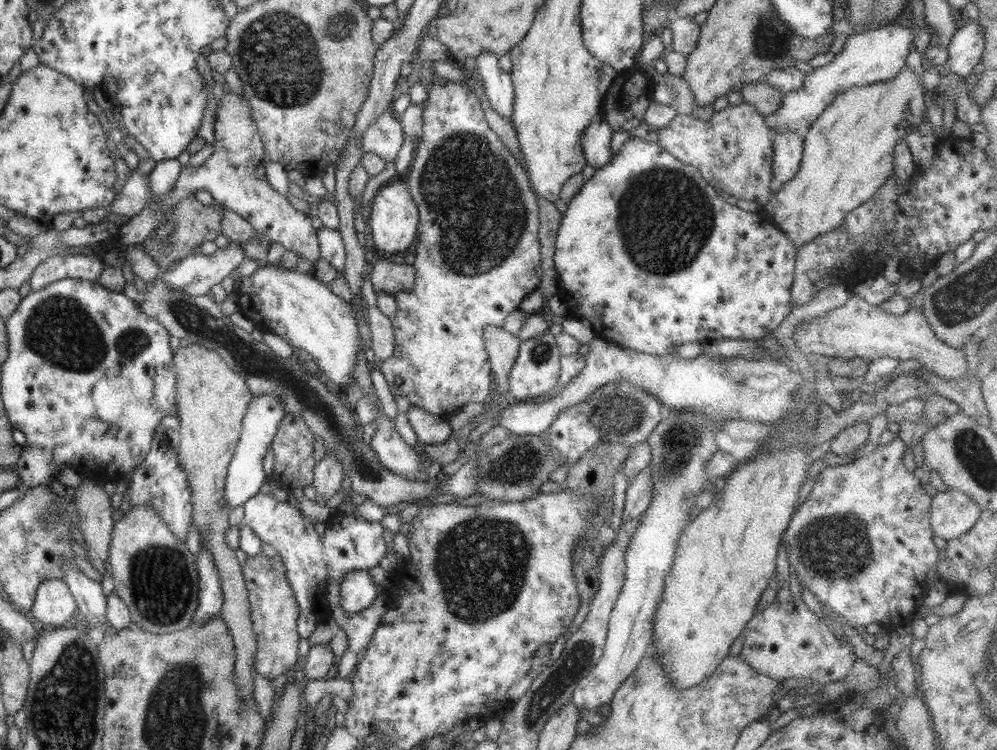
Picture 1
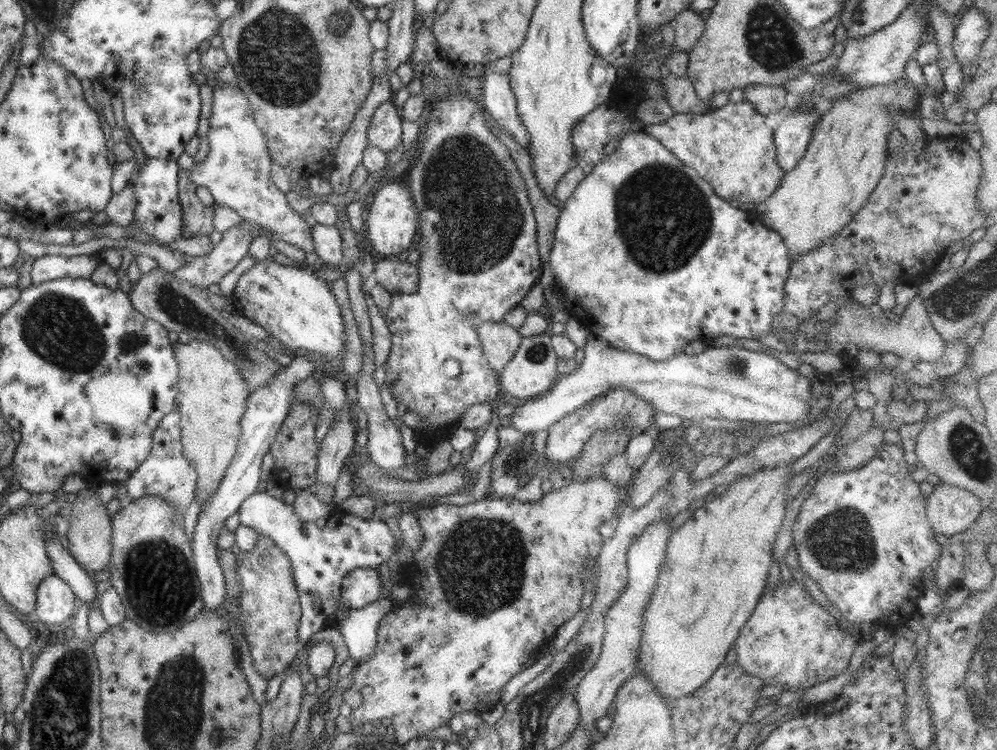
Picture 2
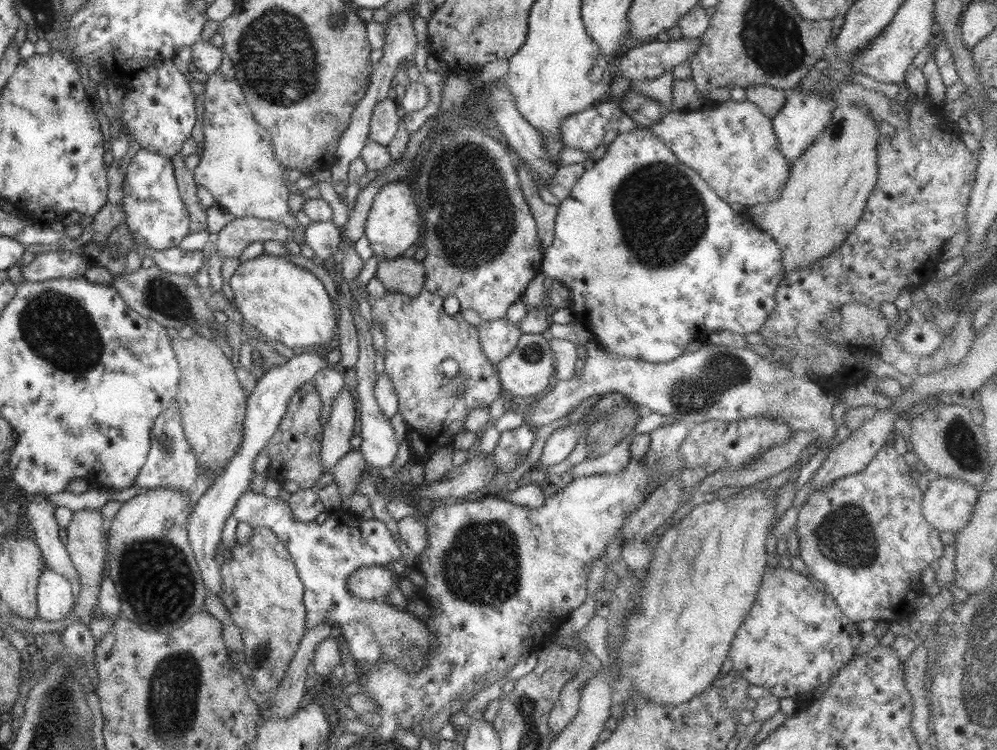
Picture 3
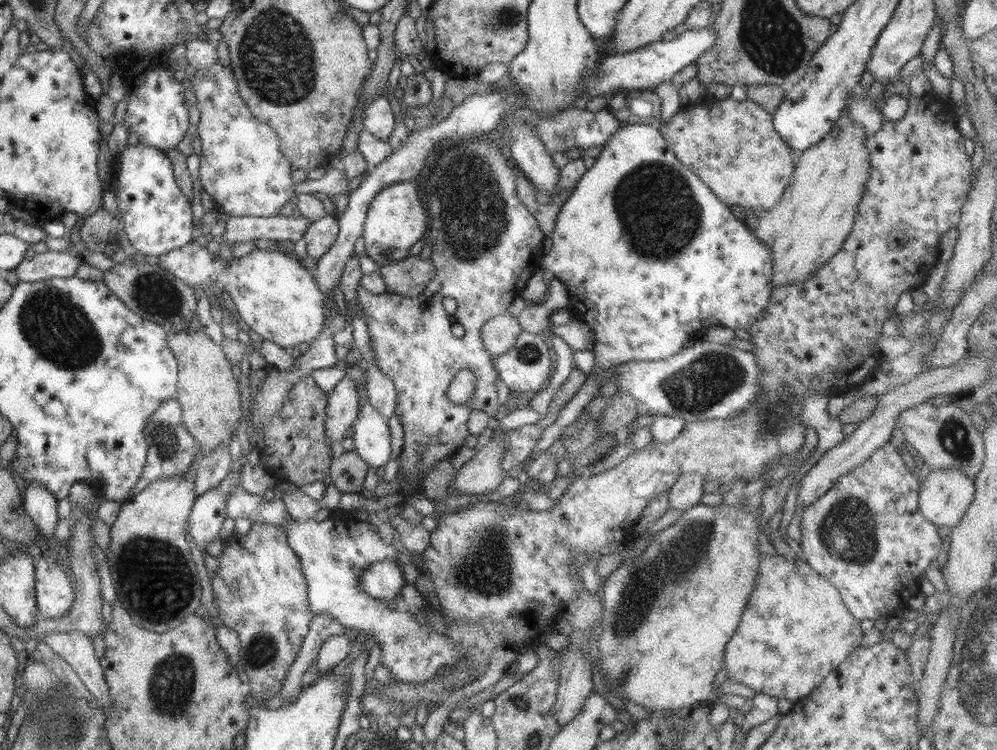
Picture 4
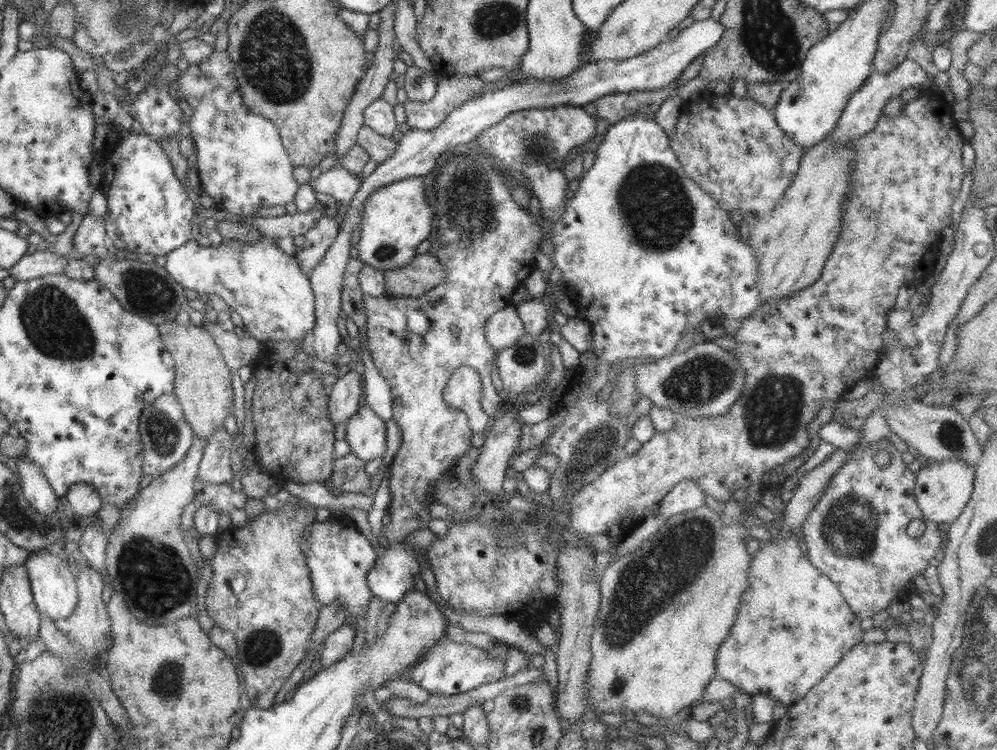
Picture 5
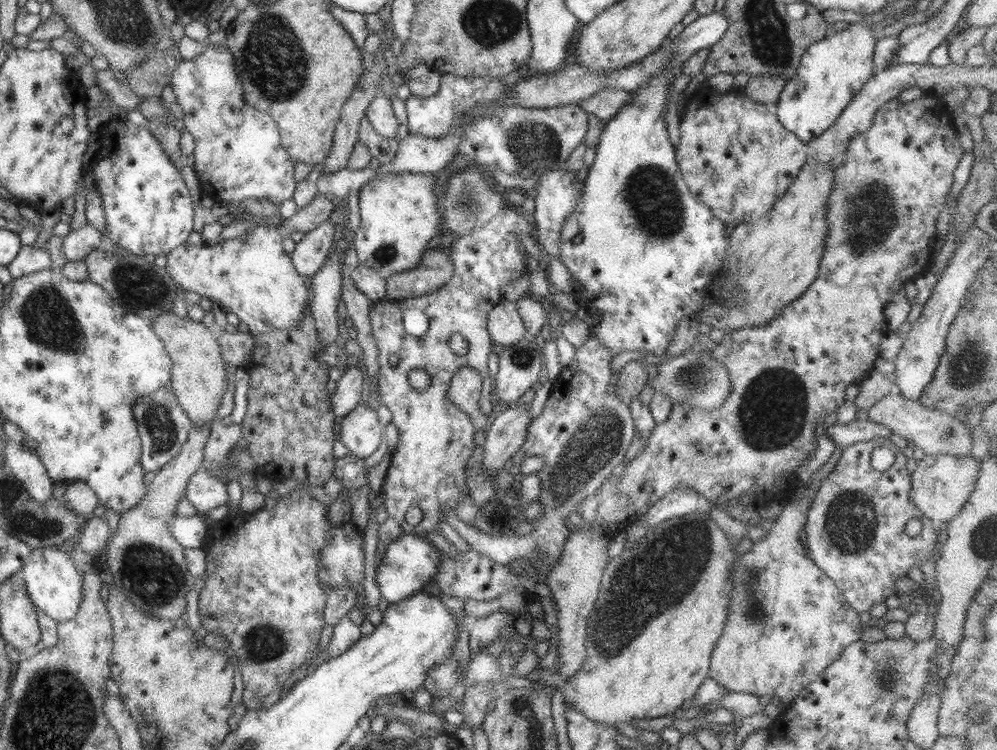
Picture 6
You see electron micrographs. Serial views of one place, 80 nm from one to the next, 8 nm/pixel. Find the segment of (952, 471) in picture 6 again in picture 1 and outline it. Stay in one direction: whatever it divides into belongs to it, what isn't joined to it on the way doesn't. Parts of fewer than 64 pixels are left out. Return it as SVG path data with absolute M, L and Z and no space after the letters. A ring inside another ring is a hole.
M949 487L932 497L930 522L936 537L949 542L966 534L976 524L981 508L962 491Z

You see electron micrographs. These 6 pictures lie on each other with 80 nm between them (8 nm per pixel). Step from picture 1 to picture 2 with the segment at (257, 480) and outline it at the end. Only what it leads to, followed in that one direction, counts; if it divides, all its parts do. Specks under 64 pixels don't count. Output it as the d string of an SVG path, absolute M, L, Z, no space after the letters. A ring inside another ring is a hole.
M304 356L304 358L292 357L289 365L282 367L274 375L274 378L270 379L270 382L256 387L256 391L250 393L248 397L241 421L241 436L236 454L234 454L219 487L211 494L210 500L201 506L196 528L194 528L194 536L192 536L191 550L193 551L195 571L200 581L204 609L215 612L215 608L227 600L226 579L217 552L217 537L220 535L220 529L225 526L224 521L227 518L236 514L242 502L257 492L258 485L261 483L263 458L269 452L270 444L274 442L280 426L290 411L292 406L290 398L292 398L295 386L299 380L312 376L313 370L314 364L308 359L308 356Z

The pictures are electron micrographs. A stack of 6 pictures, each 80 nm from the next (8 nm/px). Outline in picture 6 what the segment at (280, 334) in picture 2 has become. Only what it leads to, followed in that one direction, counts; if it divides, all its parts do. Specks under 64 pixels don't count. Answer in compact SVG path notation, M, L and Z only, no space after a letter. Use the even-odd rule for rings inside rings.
M255 223L255 228L246 236L220 240L217 244L204 242L200 246L185 243L177 246L167 254L165 270L182 290L206 296L223 305L227 312L234 312L240 321L249 326L250 334L259 335L268 328L293 329L297 327L303 312L310 307L310 289L305 285L305 277L296 272L290 255L282 249L284 237L284 233L276 227Z

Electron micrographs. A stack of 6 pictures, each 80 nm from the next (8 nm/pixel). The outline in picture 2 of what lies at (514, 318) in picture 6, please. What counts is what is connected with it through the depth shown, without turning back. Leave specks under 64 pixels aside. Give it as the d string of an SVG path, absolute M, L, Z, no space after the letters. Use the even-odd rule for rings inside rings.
M482 321L477 333L490 366L500 372L513 359L520 346L520 333L502 321Z

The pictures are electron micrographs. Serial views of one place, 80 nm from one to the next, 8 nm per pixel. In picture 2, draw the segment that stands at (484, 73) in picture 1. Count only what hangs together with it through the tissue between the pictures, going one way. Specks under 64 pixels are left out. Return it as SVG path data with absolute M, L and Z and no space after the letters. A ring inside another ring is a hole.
M484 62L484 66L488 70L481 86L485 110L498 126L504 128L520 146L528 150L530 135L518 116L517 100L512 92L509 76L492 71L492 63Z

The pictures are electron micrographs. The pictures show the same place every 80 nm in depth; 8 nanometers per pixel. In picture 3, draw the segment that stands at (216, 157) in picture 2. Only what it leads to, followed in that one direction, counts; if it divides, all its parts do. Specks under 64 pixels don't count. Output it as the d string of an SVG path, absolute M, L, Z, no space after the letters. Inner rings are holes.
M220 71L209 74L204 84L204 113L202 124L204 144L199 154L200 162L193 170L196 184L204 186L222 208L238 218L254 217L257 219L270 219L285 224L293 232L293 240L299 245L306 242L305 227L295 219L295 215L288 209L289 189L285 185L285 168L275 157L270 133L258 121L254 120L253 112L245 101L240 85L231 77L223 75Z

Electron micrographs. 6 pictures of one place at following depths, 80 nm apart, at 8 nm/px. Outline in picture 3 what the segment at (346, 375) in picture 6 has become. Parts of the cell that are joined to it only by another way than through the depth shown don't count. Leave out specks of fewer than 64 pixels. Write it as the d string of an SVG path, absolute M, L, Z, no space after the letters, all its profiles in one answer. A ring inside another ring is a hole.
M342 387L342 394L338 394L332 404L332 414L323 428L320 462L324 473L331 472L338 464L338 460L352 450L350 441L356 426L355 402L348 387Z

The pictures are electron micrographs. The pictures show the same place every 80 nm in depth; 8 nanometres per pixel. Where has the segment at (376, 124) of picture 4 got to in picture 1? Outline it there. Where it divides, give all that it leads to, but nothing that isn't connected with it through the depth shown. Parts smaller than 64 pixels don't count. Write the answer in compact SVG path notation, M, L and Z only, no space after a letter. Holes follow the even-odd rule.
M386 107L364 131L361 151L374 153L385 161L393 161L405 141L402 125L392 107Z

